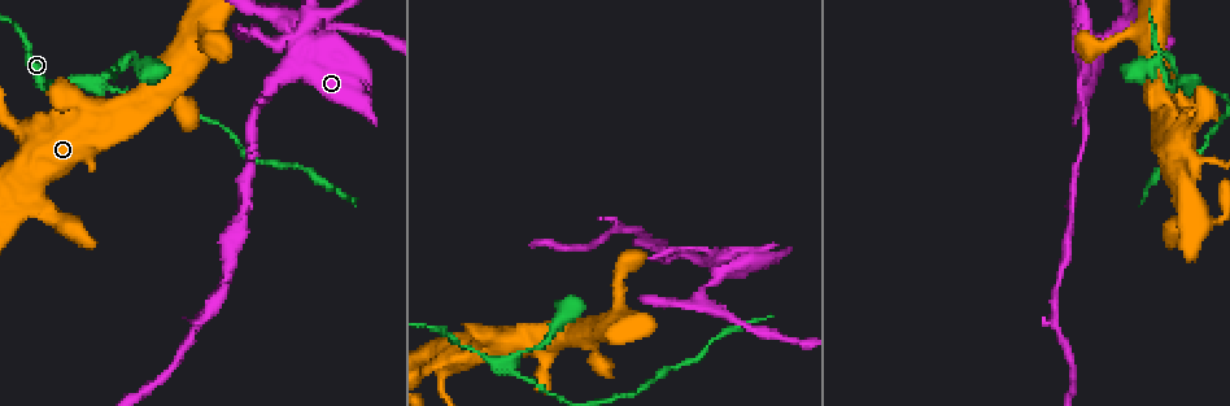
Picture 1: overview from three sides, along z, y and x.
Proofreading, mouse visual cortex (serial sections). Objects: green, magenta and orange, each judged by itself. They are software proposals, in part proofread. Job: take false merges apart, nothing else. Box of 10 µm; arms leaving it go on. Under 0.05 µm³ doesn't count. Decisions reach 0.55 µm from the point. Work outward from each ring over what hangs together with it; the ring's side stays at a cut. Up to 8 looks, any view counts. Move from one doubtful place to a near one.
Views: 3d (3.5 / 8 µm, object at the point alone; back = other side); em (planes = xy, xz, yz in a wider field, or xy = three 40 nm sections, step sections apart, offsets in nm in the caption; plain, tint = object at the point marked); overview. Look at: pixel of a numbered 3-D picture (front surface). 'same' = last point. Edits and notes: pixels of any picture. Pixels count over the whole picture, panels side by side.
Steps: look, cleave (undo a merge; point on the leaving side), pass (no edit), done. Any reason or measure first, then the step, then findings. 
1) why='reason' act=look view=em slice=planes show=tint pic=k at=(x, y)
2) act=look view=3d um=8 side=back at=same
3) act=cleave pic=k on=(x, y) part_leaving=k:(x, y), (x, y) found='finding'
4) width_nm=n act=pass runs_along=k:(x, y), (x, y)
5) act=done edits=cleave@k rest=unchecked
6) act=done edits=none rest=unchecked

act=look view=3d um=3.5 pic=1 at=(90, 85)

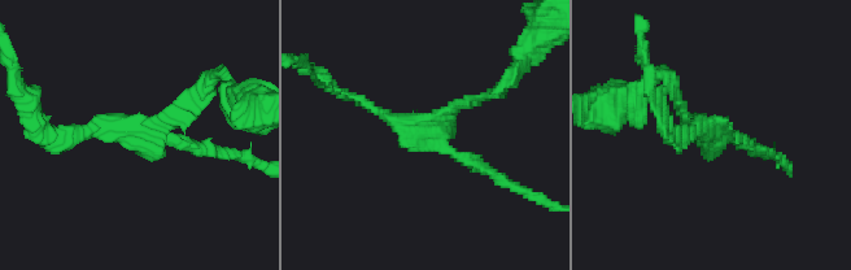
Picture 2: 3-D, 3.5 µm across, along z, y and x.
arms=3 arm_widths_nm=100,100,150 act=look view=em slice=xy step=3 show=tint pic=2 at=(710, 130)

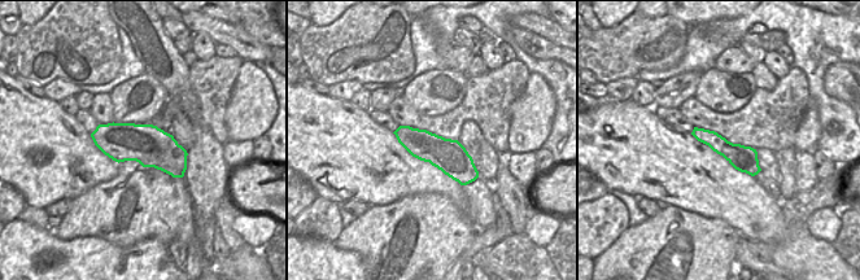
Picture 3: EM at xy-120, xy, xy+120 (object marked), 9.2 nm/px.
why='cut it another way' act=look view=em slice=planes show=tint at=same

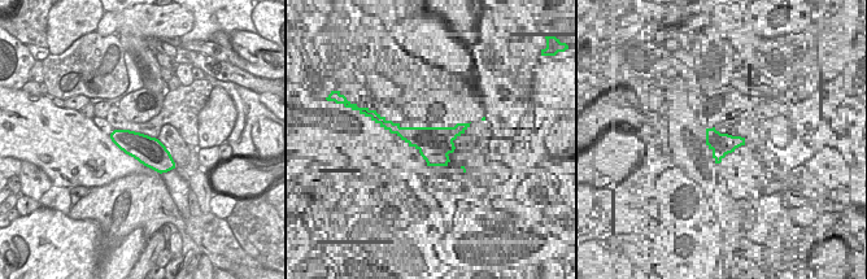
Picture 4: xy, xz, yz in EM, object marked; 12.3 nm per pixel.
act=pass runs_along=2:(56, 133), (144, 129), (200, 88) found='all the same cell'

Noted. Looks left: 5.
why='calibre changes' act=look view=3d um=3.5 pic=1 at=(621, 308)

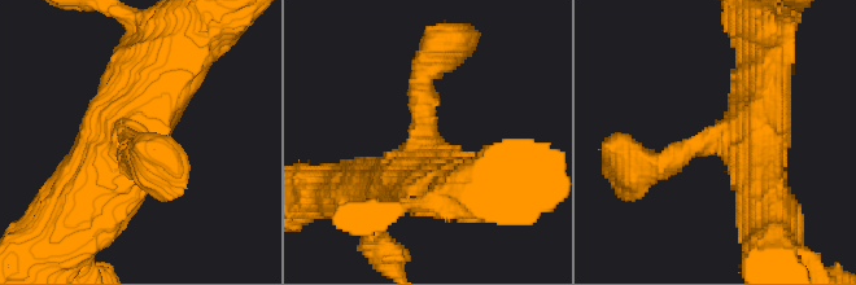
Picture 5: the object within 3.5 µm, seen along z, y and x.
act=look view=em slice=xy step=3 show=tint pic=5 at=(717, 139)

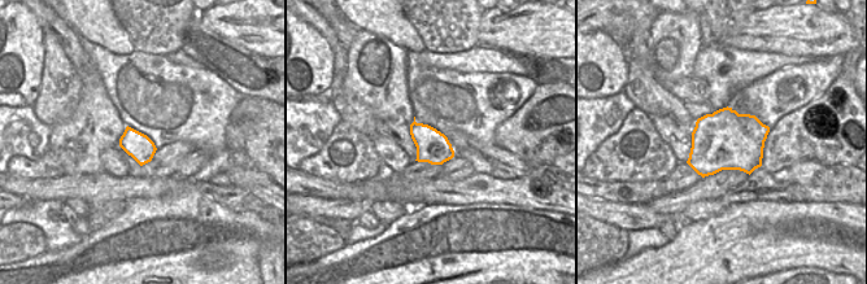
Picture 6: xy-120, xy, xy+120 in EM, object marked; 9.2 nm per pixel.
width_nm=300 act=pass runs_along=5:(367, 184), (427, 163), (423, 88) found='one cell here'

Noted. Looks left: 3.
why='sharp bend' act=look view=3d um=3.5 pic=1 at=(721, 278)

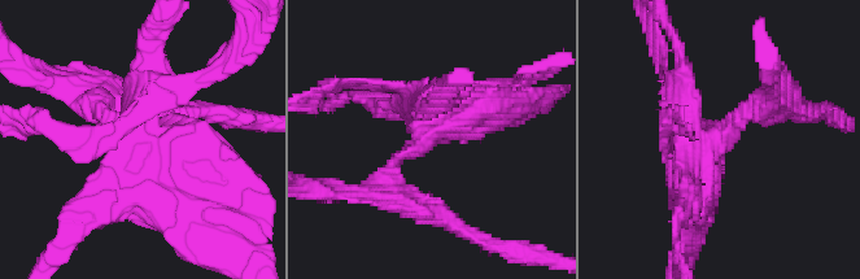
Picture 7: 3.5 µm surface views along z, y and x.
act=cleave pic=7 on=(669, 91) part_leaving=7:(127, 192), (91, 213), (44, 265) found='a second cell is stuck on'

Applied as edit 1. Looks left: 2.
act=done edits=cleave@7 rest=unchecked

